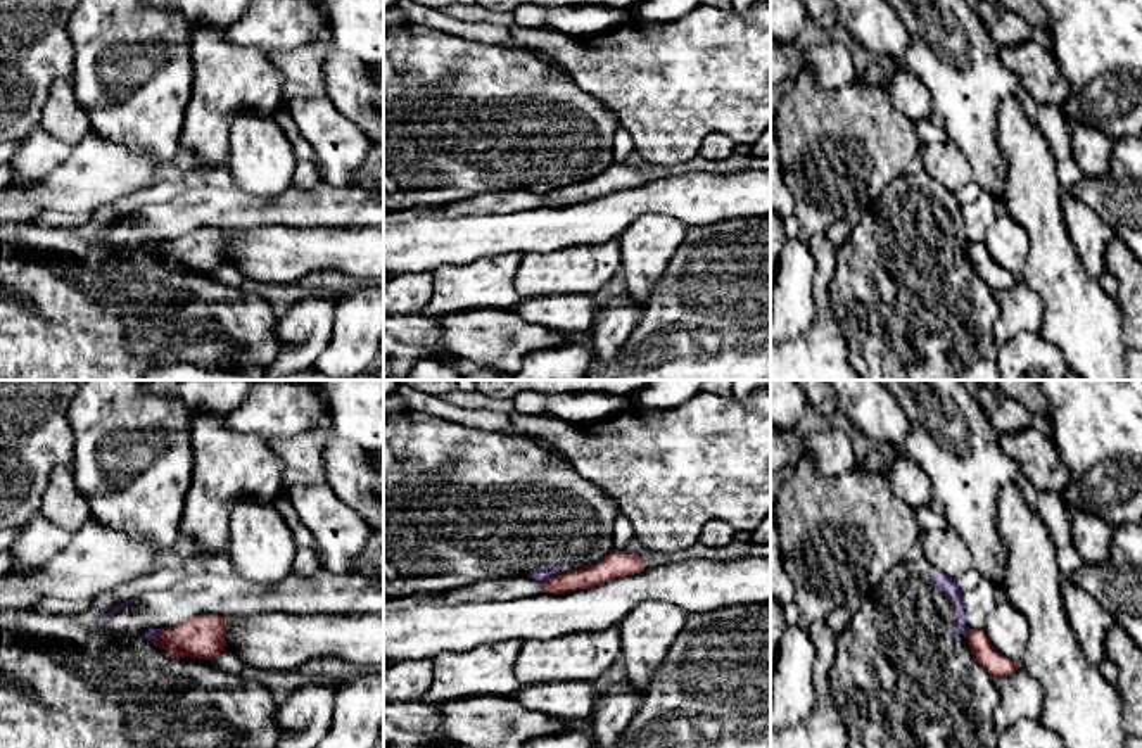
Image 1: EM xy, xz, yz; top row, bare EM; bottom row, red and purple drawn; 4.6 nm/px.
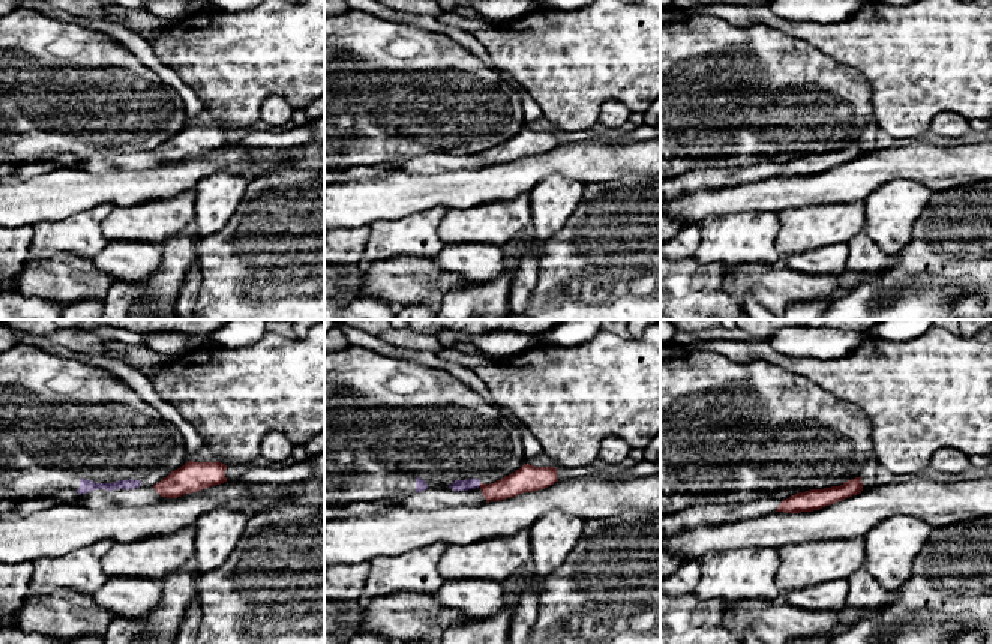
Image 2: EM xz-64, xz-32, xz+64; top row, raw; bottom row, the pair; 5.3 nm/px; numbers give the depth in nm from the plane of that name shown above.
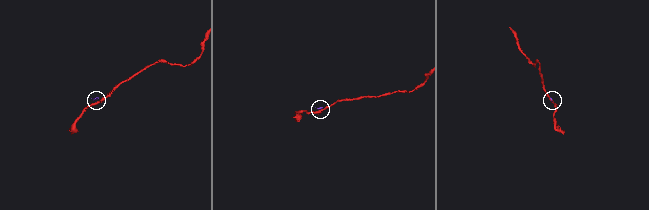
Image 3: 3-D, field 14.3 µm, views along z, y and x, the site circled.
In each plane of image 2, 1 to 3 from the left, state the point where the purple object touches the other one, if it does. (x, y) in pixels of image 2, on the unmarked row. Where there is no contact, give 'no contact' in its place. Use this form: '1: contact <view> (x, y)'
1: no contact
2: no contact
3: no contact

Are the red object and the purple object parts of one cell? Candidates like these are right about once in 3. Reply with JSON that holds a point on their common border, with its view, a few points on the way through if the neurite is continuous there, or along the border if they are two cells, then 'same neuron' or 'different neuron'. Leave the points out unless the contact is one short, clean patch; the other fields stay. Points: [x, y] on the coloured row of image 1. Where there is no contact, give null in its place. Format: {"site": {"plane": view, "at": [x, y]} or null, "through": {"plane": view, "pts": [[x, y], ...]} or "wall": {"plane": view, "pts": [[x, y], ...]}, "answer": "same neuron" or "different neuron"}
{"site": {"plane": "xz", "at": [553, 576]}, "wall": {"plane": "xz", "pts": [[558, 572], [545, 583]]}, "answer": "different neuron"}

